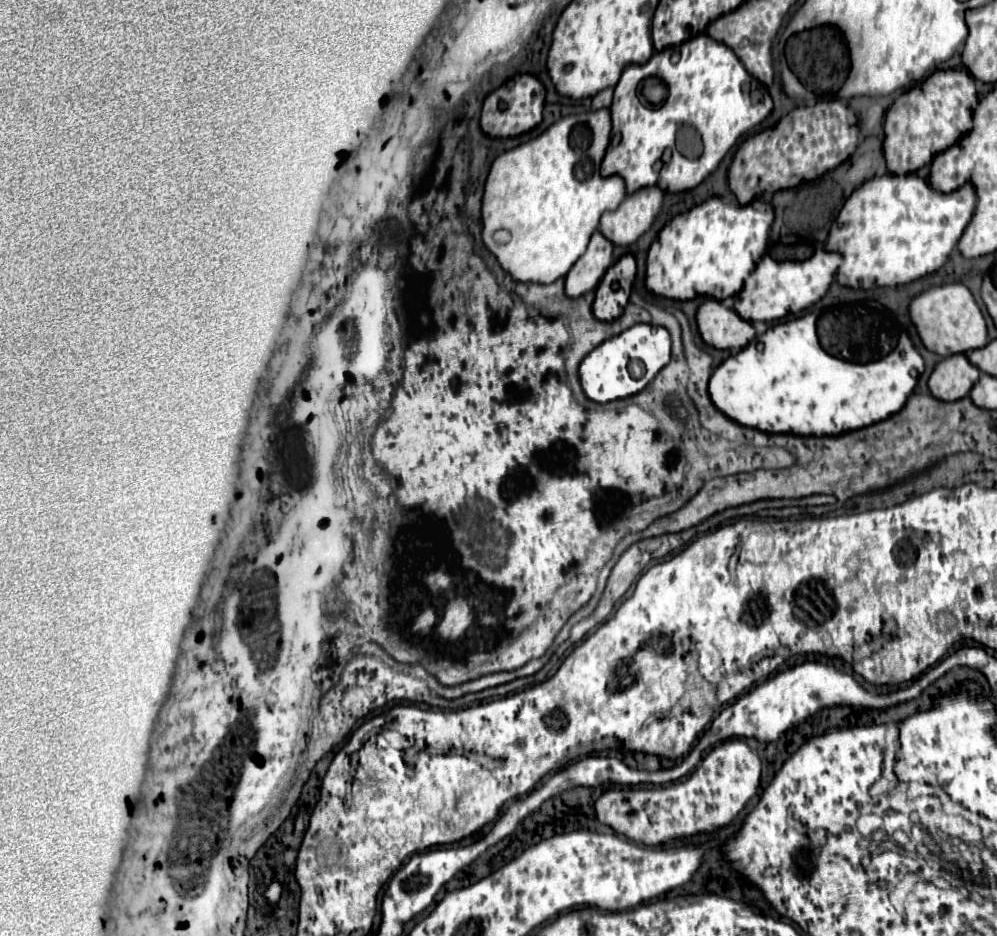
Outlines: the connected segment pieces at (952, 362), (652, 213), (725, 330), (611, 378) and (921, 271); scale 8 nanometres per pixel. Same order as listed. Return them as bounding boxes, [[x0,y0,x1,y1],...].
[[928,355,980,401],[600,187,664,245],[696,299,754,349],[580,323,670,403],[826,175,976,289]]

